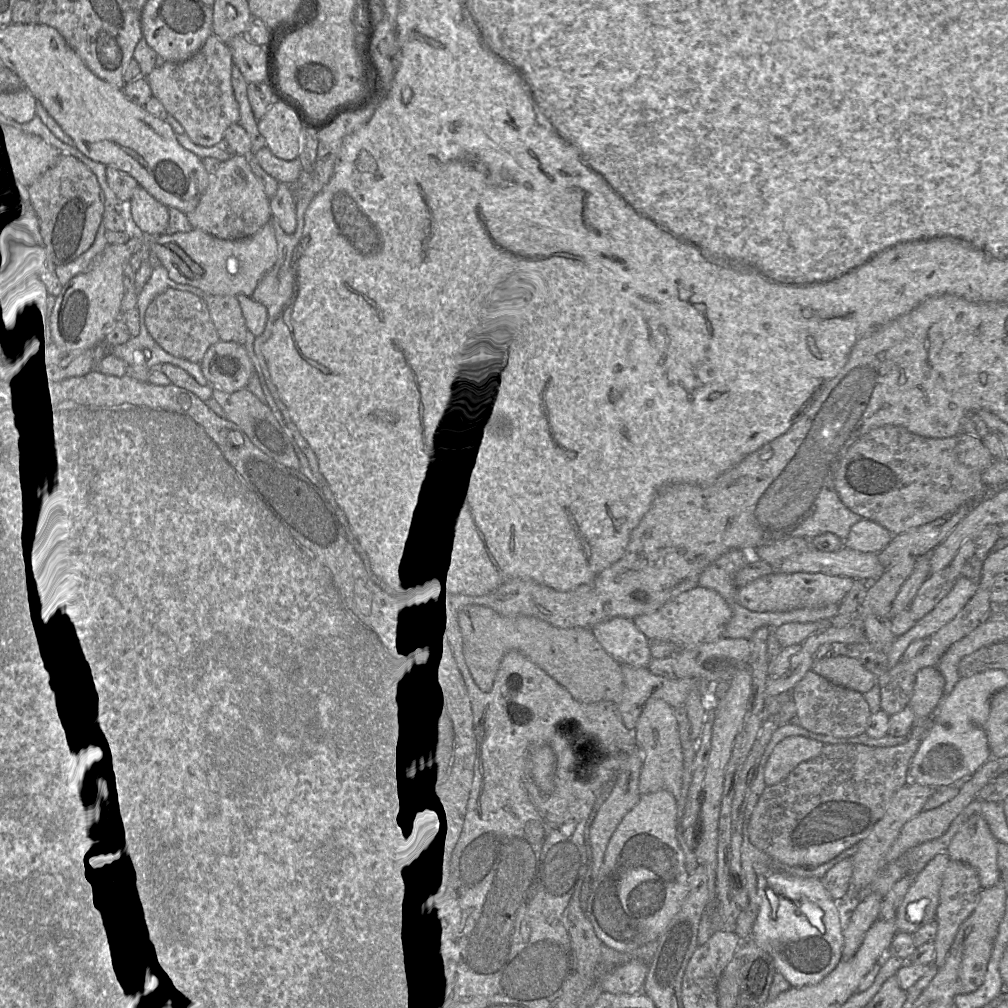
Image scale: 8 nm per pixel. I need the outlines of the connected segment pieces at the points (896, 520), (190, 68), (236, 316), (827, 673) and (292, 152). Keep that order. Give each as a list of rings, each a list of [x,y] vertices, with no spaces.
[[[887,425],[870,430],[849,447],[840,460],[839,466],[835,472],[835,488],[843,503],[853,512],[857,513],[862,518],[878,522],[893,535],[897,535],[929,523],[981,494],[982,491],[987,488],[982,482],[982,473],[993,463],[993,461],[994,457],[983,444],[982,440],[964,431],[948,438],[926,438],[914,434],[904,427]]]
[[[212,34],[190,58],[180,62],[160,59],[159,64],[146,77],[152,97],[183,127],[195,145],[217,145],[223,140],[225,130],[239,122],[239,106],[231,84],[232,66],[228,45]]]
[[[206,296],[202,298],[205,300],[220,340],[245,347],[249,331],[237,298],[234,296]]]
[[[833,655],[814,661],[812,669],[834,683],[862,694],[878,681],[858,659],[846,655]]]
[[[281,102],[274,103],[258,120],[258,130],[274,156],[291,161],[299,157],[301,131],[305,129],[296,113]]]

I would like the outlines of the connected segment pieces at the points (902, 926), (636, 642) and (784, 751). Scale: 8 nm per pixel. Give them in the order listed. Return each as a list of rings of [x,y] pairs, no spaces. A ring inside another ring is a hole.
[[[941,852],[915,876],[896,912],[897,932],[913,934],[936,918],[941,881],[949,861],[948,852]]]
[[[615,617],[594,625],[592,632],[603,648],[620,665],[648,667],[652,660],[650,640],[635,625],[624,617]]]
[[[801,735],[788,736],[772,751],[765,767],[766,786],[783,781],[800,763],[817,757],[824,743]]]

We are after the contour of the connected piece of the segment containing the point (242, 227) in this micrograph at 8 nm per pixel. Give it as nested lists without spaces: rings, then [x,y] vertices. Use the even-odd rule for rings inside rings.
[[[233,155],[226,161],[201,159],[208,175],[208,186],[196,208],[186,214],[193,229],[218,239],[239,240],[253,236],[271,218],[270,200],[263,185],[251,171],[244,156]]]

